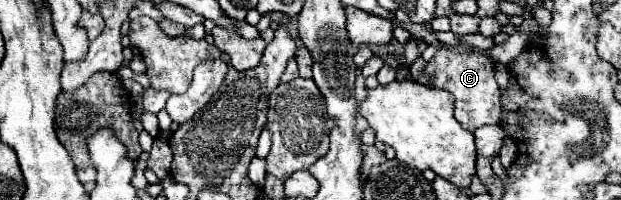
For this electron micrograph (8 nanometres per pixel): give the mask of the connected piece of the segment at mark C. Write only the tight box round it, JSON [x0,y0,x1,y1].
[418,46,502,132]

